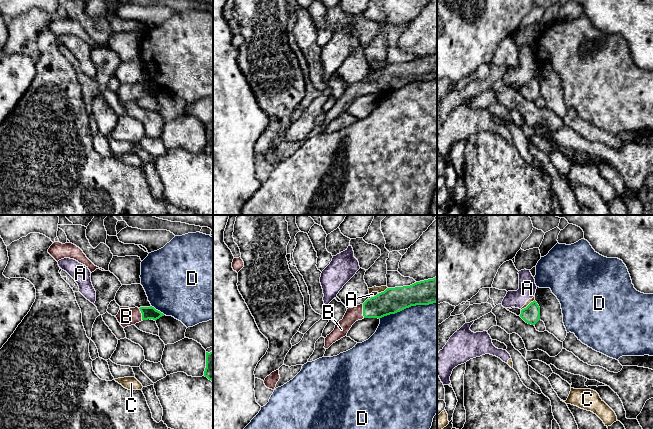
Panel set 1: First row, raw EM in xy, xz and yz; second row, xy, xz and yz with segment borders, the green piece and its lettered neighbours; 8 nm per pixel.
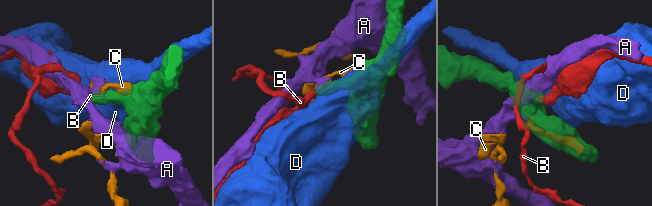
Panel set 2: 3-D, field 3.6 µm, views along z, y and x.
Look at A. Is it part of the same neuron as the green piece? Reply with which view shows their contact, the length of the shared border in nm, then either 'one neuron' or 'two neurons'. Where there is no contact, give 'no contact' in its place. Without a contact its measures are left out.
xz | 80 nm | two neurons

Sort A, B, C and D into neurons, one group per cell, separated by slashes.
A C / B / D

